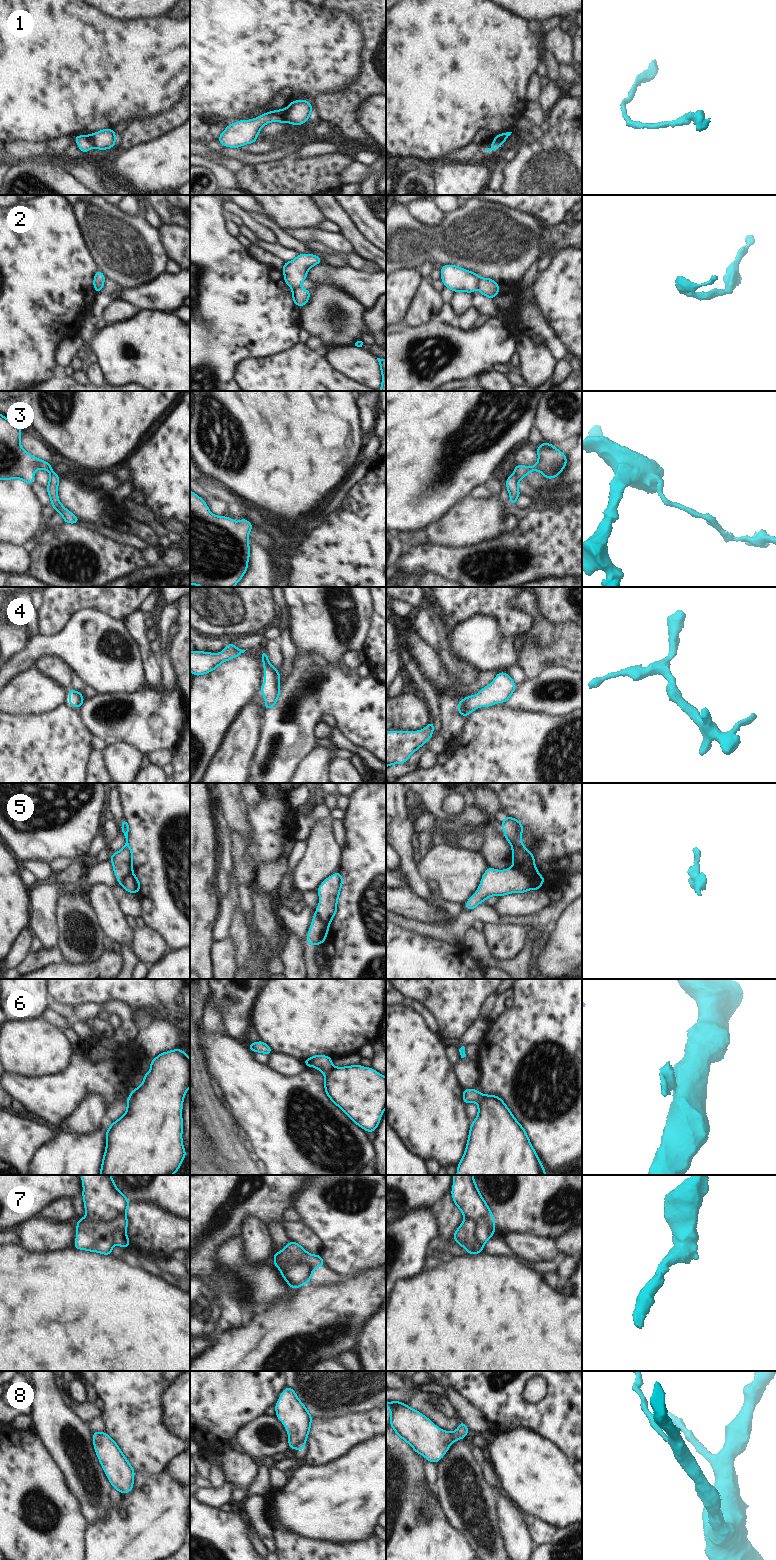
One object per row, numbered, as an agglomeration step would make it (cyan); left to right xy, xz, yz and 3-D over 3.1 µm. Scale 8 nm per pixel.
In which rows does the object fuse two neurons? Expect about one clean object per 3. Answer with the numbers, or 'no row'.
1, 2, 5, 6, 7

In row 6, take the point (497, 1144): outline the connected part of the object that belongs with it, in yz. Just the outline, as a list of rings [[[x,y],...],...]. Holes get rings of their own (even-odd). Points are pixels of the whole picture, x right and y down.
[[[480,1093],[477,1105],[478,1115],[471,1123],[456,1175],[547,1175],[526,1131],[503,1100]]]

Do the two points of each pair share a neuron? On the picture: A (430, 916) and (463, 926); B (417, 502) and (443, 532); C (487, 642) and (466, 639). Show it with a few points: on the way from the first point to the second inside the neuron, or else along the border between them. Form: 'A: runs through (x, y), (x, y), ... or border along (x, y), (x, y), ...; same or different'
A: border along (408, 917), (431, 924); different
B: border along (452, 507), (446, 514), (424, 528); different
C: runs through (482, 642), (471, 639); same

